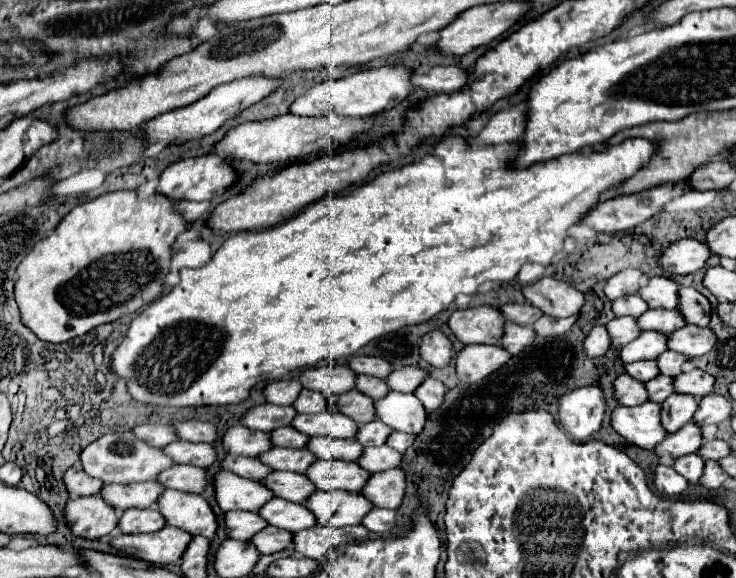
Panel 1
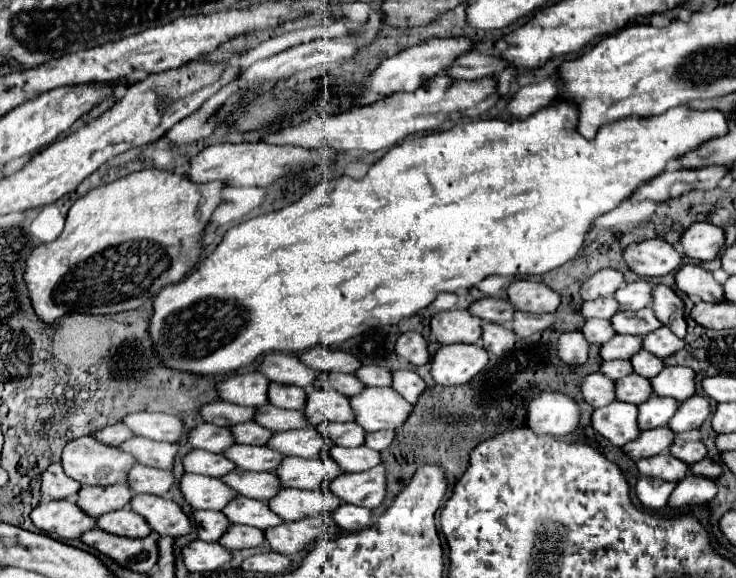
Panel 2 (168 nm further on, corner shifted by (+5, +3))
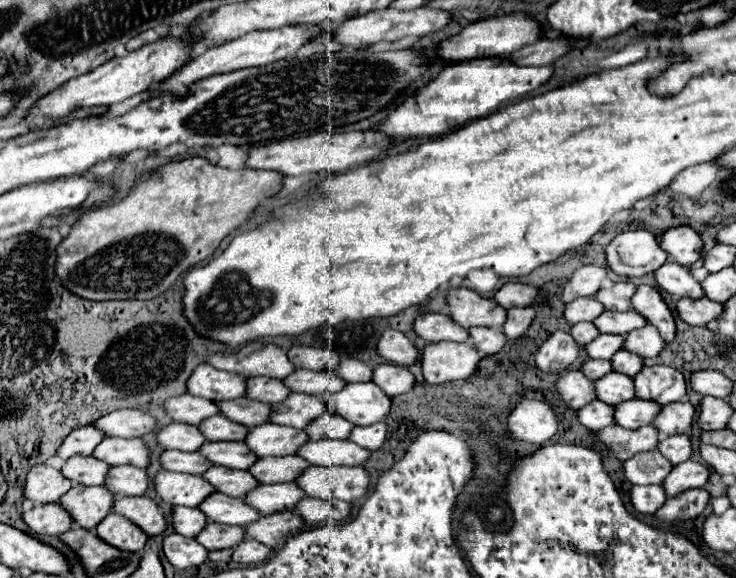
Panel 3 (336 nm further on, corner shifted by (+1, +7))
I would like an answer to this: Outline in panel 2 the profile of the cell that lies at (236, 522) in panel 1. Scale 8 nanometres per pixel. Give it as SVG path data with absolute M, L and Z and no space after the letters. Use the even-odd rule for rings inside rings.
M194 511L198 523L198 537L202 541L218 541L232 525L220 511Z

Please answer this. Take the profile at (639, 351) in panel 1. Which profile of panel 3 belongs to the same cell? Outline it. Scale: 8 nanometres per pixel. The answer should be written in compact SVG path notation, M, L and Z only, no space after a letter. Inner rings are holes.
M598 335L594 341L584 345L590 359L610 359L618 349L622 349L620 335Z

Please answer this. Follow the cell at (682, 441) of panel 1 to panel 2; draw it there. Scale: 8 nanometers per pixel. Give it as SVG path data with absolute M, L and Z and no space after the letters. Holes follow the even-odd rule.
M658 427L658 429L642 431L636 441L626 443L622 449L624 449L624 453L628 453L628 455L634 457L634 459L652 457L652 455L666 453L666 451L670 449L674 437L676 437L676 433L672 433L672 429L668 429L668 427Z

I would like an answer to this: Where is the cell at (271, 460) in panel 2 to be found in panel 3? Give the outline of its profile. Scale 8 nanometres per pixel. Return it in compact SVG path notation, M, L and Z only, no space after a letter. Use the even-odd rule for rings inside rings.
M206 441L204 447L200 447L200 455L206 457L212 465L222 465L228 469L248 469L256 461L256 455L246 445L242 445L242 441Z

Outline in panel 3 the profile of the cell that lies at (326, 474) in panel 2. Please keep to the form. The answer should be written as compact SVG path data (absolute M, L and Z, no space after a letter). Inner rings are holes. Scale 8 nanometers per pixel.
M296 455L286 457L262 457L252 465L252 477L260 483L272 483L272 481L294 481L294 479L264 479L264 477L298 477L302 469L306 469L308 463Z

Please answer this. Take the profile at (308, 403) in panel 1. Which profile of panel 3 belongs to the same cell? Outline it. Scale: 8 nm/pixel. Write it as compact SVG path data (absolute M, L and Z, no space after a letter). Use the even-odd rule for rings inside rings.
M250 377L248 379L248 393L244 393L244 397L248 395L254 401L262 401L262 403L280 403L286 399L290 391L284 387L284 383L280 379L270 379L270 377Z

